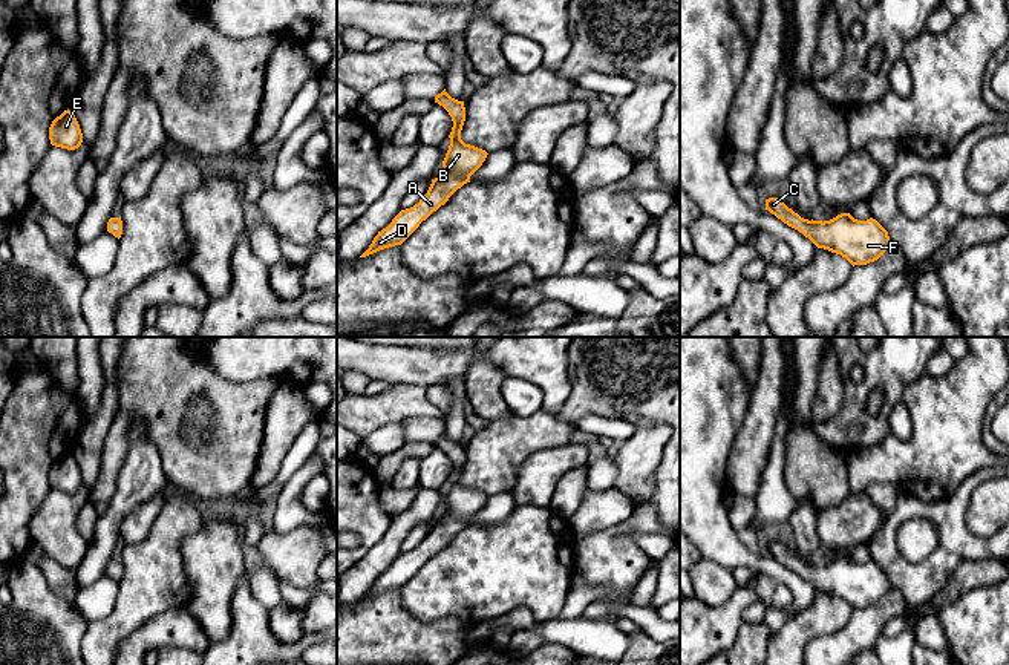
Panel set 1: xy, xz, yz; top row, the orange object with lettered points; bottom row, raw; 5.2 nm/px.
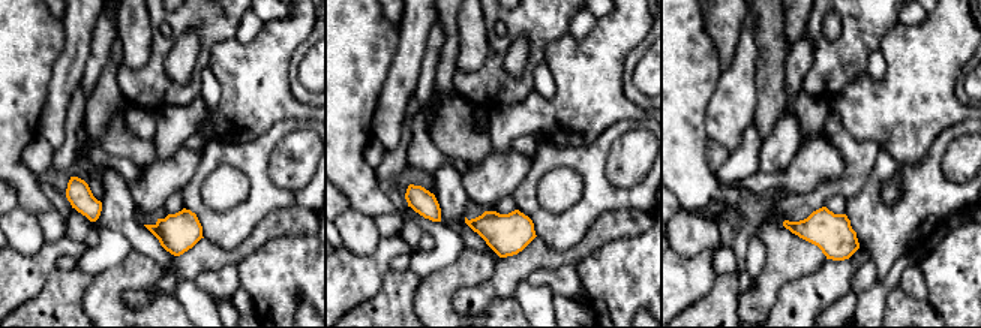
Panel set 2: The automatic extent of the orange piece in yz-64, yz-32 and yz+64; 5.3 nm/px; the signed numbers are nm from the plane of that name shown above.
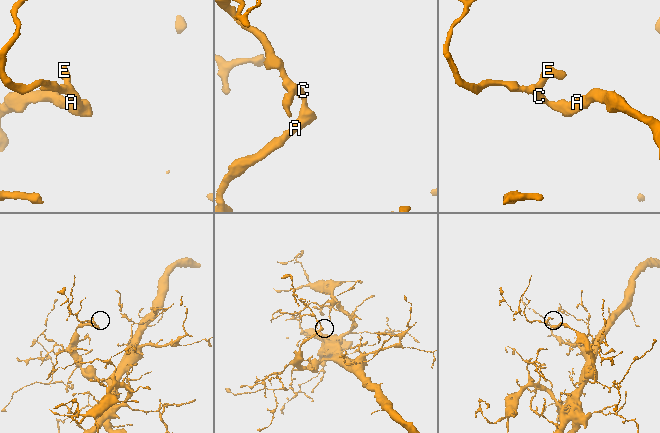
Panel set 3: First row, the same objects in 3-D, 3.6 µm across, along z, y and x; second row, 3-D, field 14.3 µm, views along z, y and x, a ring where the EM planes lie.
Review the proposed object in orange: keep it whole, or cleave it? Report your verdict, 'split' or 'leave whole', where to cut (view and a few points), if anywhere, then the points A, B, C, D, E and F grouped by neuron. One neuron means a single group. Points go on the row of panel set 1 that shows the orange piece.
leave whole; no cut; A B C D E F

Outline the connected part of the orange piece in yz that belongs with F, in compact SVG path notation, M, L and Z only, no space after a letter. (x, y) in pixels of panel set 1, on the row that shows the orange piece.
M779 198L766 199L766 210L802 233L818 248L841 254L853 267L877 260L891 247L888 231L873 218L857 221L850 213L841 213L824 222L808 221Z

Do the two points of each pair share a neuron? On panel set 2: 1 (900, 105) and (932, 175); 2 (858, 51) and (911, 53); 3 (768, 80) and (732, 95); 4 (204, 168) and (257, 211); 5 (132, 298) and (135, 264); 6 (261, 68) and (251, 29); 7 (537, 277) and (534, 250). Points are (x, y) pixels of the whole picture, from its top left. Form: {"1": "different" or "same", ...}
{"1": "different", "2": "different", "3": "different", "4": "same", "5": "different", "6": "different", "7": "different"}

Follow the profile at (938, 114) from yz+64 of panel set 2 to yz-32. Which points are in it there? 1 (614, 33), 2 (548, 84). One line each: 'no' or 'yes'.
1: yes
2: no

